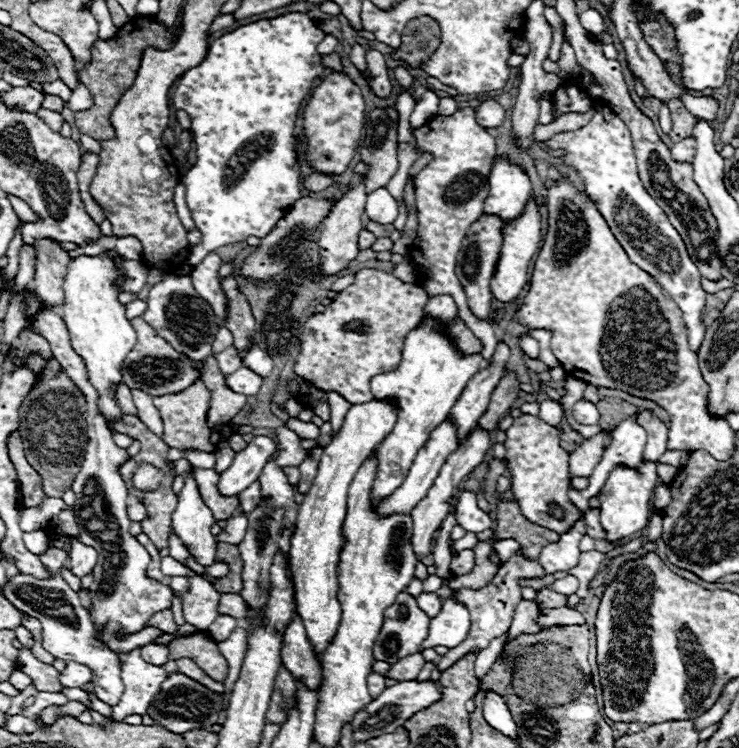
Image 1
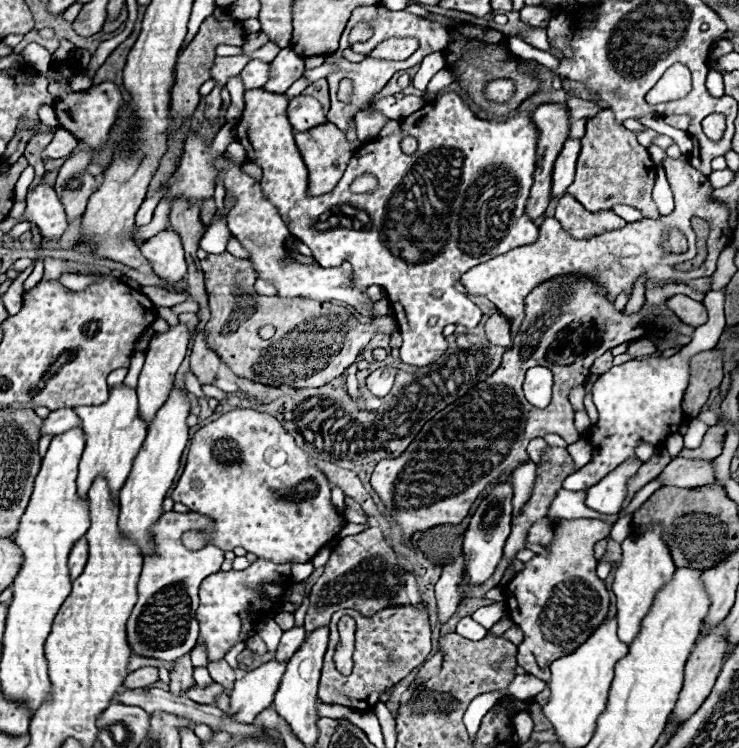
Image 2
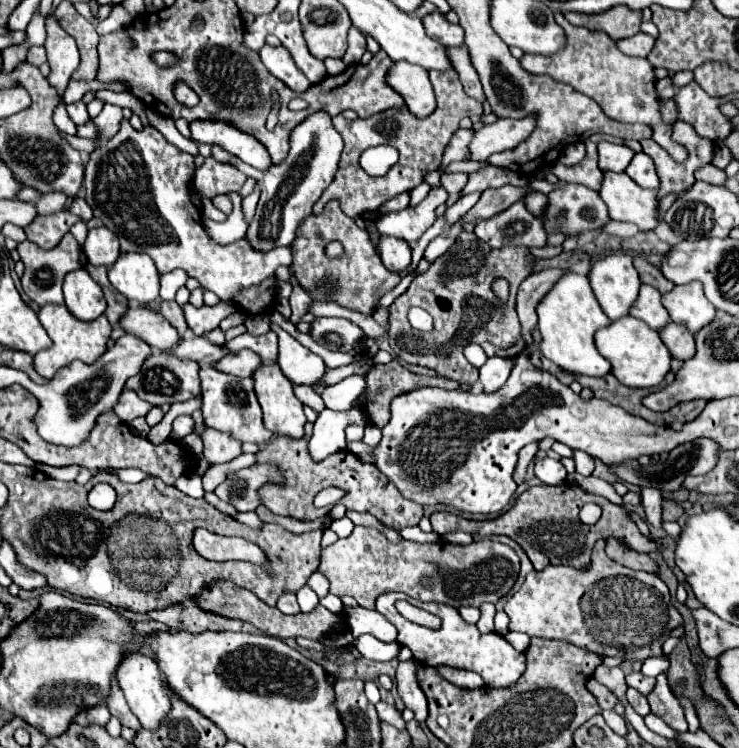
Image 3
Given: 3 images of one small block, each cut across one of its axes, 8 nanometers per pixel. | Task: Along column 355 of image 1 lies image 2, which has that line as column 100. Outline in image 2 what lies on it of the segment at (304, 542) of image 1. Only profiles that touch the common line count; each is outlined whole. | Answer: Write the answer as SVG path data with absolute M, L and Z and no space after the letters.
M118 386L118 388L110 390L110 398L104 404L74 406L74 410L82 418L82 430L86 432L86 448L84 448L84 454L80 460L80 474L78 474L78 496L84 498L88 494L92 482L98 476L104 476L108 482L108 488L112 492L112 498L116 502L118 494L120 494L122 486L126 484L126 478L132 470L134 458L146 438L146 424L138 416L136 390Z

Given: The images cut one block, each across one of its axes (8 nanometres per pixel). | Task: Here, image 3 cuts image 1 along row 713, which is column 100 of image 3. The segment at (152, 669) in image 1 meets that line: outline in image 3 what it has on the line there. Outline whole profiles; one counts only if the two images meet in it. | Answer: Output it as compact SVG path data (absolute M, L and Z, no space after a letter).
M104 104L104 110L92 120L98 128L98 136L94 138L94 144L100 146L110 140L120 130L120 120L122 120L122 108L114 104Z

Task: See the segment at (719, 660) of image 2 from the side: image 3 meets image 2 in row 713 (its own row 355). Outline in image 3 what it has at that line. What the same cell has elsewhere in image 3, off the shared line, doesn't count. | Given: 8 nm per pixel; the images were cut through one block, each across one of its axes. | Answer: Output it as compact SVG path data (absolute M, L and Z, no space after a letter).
M676 322L666 324L660 332L660 338L668 346L672 358L678 358L680 362L694 358L694 354L696 354L694 334L690 334L684 326L678 326Z

